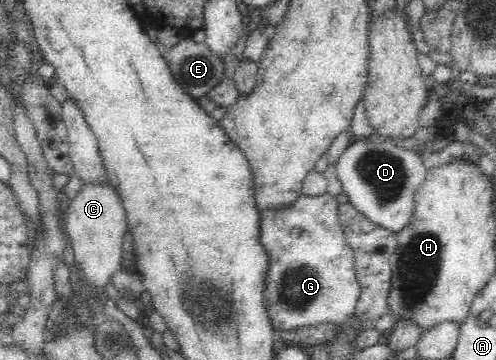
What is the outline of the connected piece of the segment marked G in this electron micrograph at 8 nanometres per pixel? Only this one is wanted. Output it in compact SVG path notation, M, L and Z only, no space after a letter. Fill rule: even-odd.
M329 193L320 196L301 194L288 208L265 210L260 213L260 242L269 254L269 267L265 271L265 304L269 320L275 331L304 328L324 328L326 325L343 327L353 319L361 286L354 270L353 250L347 243L339 221L337 198Z

